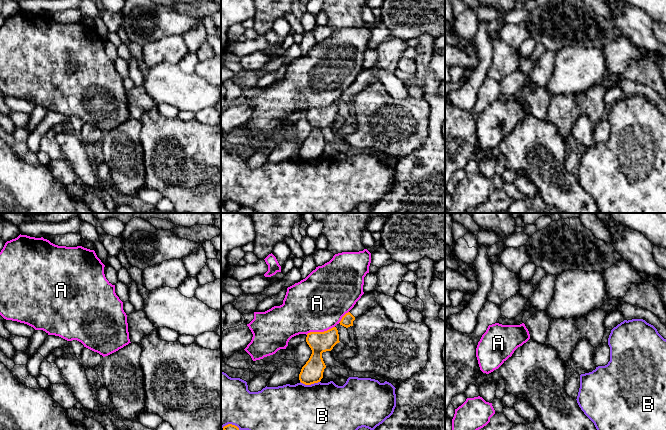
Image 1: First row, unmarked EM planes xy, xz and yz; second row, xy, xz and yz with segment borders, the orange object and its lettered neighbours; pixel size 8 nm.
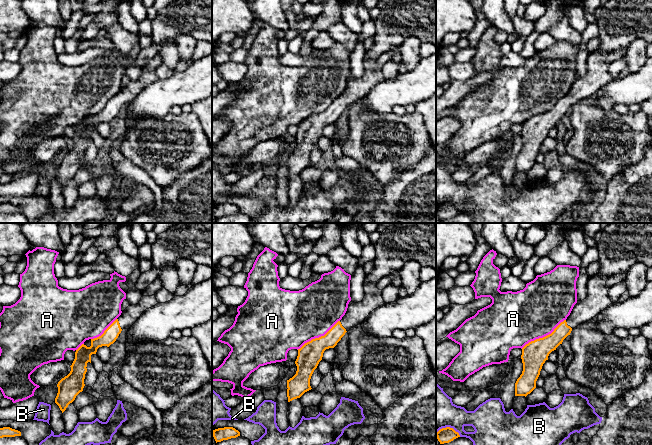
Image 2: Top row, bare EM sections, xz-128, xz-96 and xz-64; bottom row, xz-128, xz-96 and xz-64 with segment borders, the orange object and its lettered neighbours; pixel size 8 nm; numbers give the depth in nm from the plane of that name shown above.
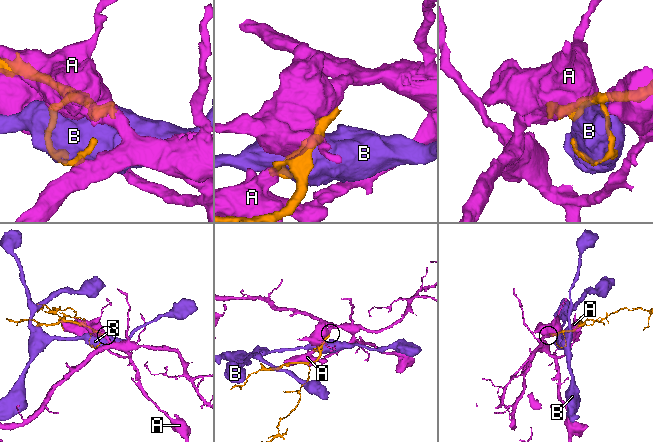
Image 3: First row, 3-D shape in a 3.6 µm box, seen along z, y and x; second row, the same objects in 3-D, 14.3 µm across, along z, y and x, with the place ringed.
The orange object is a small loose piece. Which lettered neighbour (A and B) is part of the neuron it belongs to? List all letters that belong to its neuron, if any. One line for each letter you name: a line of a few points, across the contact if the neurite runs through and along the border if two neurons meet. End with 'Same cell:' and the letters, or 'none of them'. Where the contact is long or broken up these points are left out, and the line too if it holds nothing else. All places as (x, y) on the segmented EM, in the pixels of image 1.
Same cell: none of them

